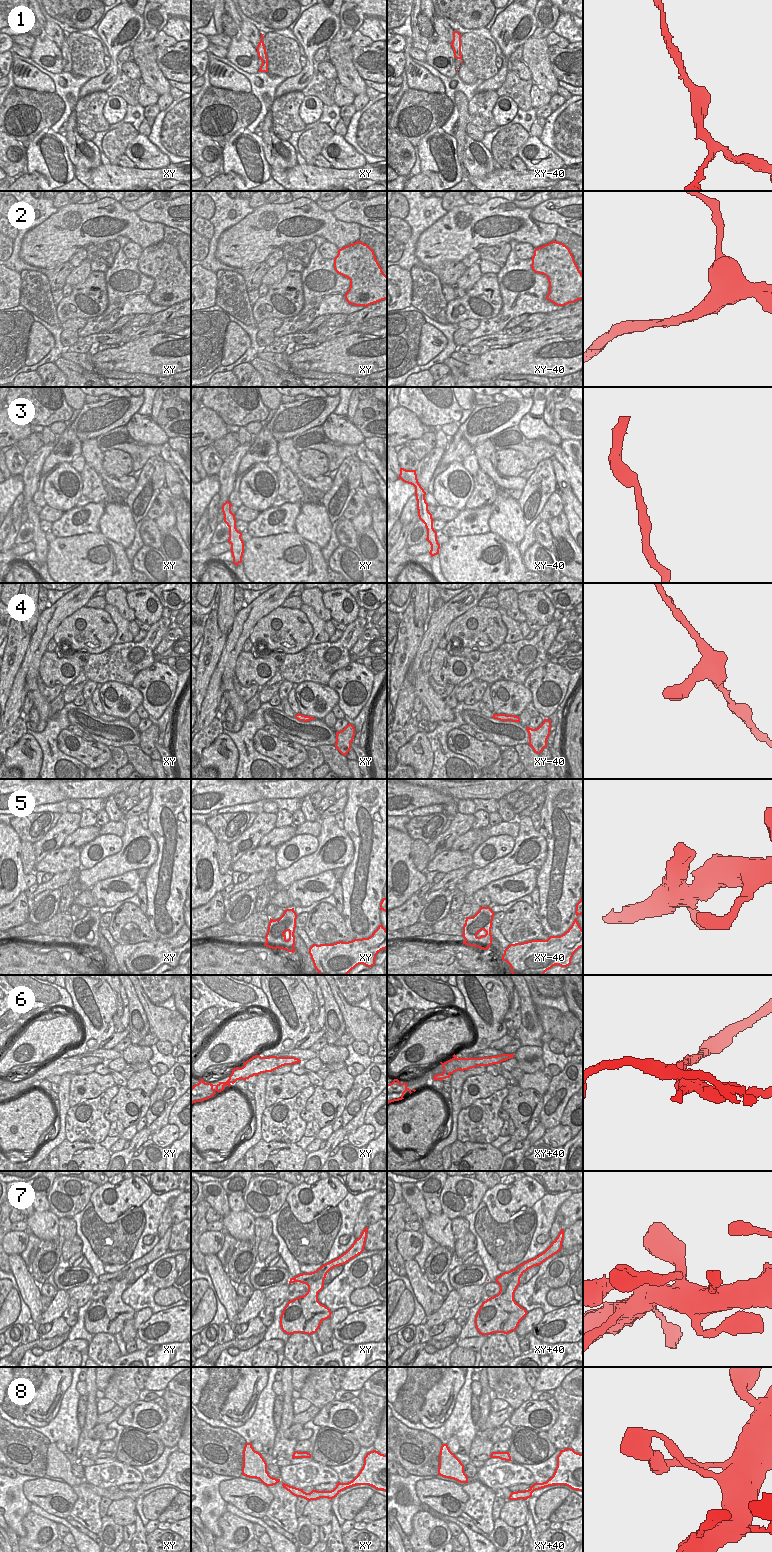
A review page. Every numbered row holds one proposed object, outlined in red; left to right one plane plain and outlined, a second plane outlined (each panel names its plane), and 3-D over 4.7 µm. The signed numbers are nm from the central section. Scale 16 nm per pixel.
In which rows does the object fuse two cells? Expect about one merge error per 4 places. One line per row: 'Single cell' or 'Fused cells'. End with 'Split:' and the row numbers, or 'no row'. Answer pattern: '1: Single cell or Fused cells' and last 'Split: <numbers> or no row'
1: Single cell
2: Fused cells
3: Single cell
4: Single cell
5: Single cell
6: Fused cells
7: Single cell
8: Single cell
Split: 2, 6.

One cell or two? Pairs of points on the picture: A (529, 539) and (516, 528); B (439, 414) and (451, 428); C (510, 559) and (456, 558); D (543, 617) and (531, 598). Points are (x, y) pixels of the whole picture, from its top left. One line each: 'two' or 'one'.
A: two
B: two
C: one
D: one

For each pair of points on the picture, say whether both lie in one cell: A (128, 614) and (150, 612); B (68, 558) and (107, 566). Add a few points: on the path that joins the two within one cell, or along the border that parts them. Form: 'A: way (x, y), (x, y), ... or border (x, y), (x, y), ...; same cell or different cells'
A: border (126, 593), (126, 602), (133, 610), (136, 618); different cells
B: way (78, 563), (84, 566), (97, 566); same cell

